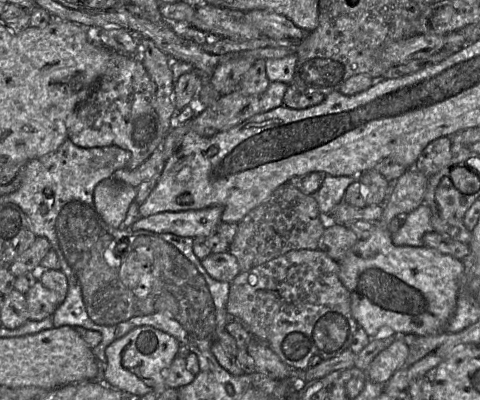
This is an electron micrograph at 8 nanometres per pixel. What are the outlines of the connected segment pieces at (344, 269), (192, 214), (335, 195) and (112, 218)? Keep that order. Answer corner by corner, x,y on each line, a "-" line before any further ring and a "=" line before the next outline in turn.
416,168
408,169
396,182
385,201
382,217
377,221
374,232
366,239
360,239
345,255
337,261
338,277
350,293
351,314
360,328
372,339
383,327
390,328
395,335
414,334
416,336
434,336
444,329
455,313
457,297
464,273
462,260
445,255
439,251
422,247
395,246
389,224
396,216
407,215
424,204
428,177
=
214,205
199,210
177,212
160,212
138,218
130,228
134,231
147,230
155,233
172,233
179,236
195,238
209,237
216,233
222,222
224,208
=
325,175
321,187
313,195
316,198
319,211
326,221
330,221
331,211
343,201
347,188
356,181
357,178
359,178
359,175
=
110,177
95,187
93,200
102,219
108,225
118,228
125,220
127,211
136,196
137,188

